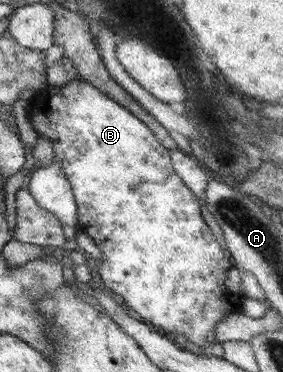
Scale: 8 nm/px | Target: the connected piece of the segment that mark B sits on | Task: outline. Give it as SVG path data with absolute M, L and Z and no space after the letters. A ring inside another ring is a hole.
M74 79L63 86L46 86L37 92L30 107L27 109L28 121L32 125L32 129L38 133L38 138L46 137L52 141L54 147L54 164L60 164L66 173L66 179L70 181L72 194L76 201L76 209L78 209L78 224L74 226L77 233L84 233L90 236L96 246L100 249L101 257L96 260L98 274L102 279L105 288L110 288L112 292L122 296L129 310L137 312L143 322L152 326L152 328L163 328L170 336L174 337L177 333L182 333L187 340L194 342L200 349L209 347L216 349L216 325L234 312L240 312L242 303L248 296L244 294L242 288L243 272L236 267L233 258L225 256L225 250L222 248L216 234L209 228L207 222L202 216L200 201L198 197L184 184L184 181L176 174L171 164L170 151L164 148L158 142L155 134L144 124L139 118L136 118L120 103L114 102L107 95L102 94L95 86L84 82L81 79Z

